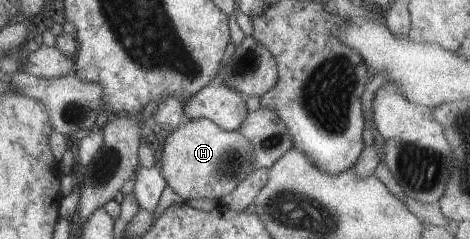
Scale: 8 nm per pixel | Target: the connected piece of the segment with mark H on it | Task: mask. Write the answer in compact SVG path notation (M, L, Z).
M208 118L184 119L164 139L160 173L184 202L193 198L219 200L255 169L252 144L237 131L224 131Z

